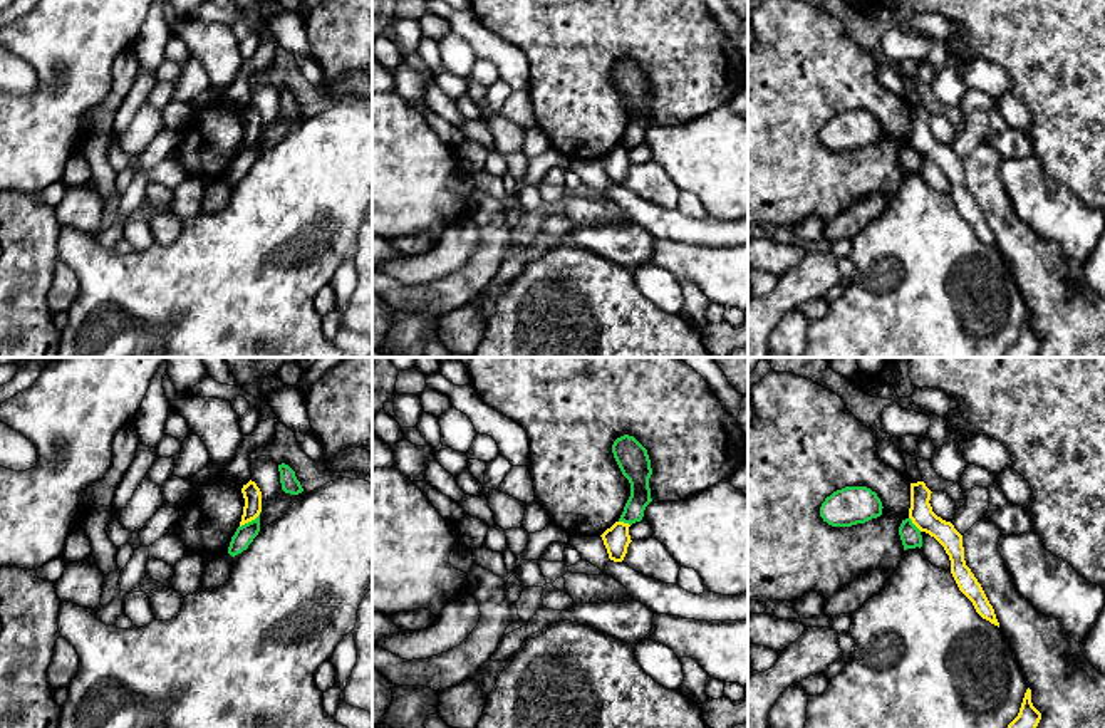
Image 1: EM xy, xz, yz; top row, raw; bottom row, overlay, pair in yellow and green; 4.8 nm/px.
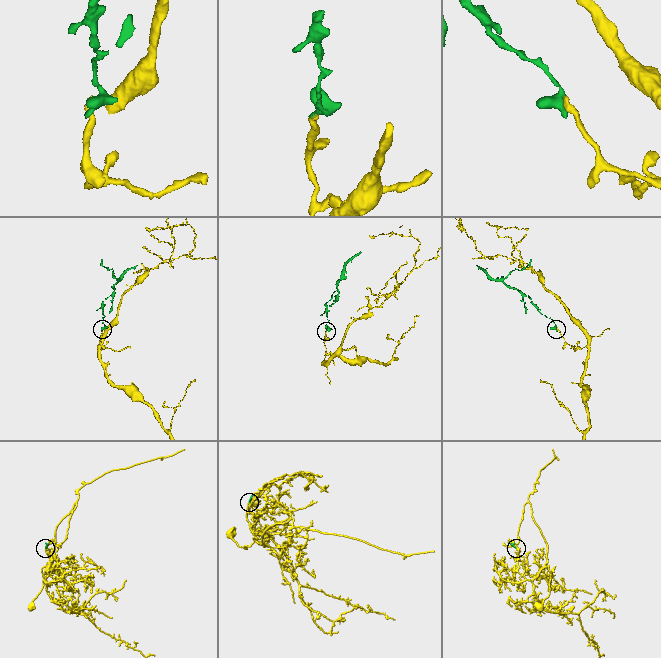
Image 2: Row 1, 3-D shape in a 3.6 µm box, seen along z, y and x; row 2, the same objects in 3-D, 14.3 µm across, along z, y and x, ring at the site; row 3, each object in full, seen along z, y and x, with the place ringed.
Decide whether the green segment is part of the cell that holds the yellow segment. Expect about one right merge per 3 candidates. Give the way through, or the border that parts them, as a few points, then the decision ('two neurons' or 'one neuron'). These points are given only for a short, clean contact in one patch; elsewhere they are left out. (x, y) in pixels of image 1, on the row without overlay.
along xy (260, 135), (240, 151) | two neurons

